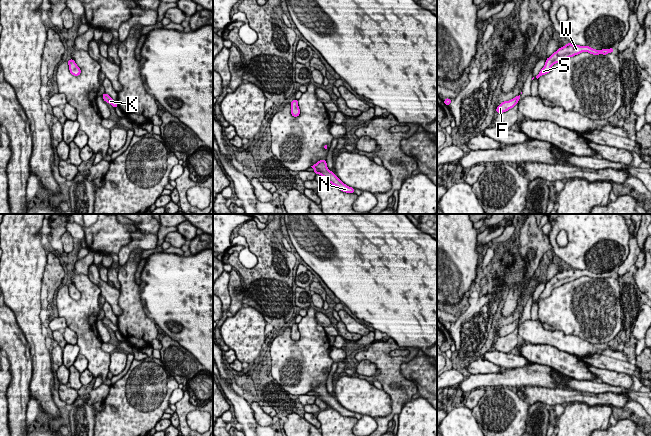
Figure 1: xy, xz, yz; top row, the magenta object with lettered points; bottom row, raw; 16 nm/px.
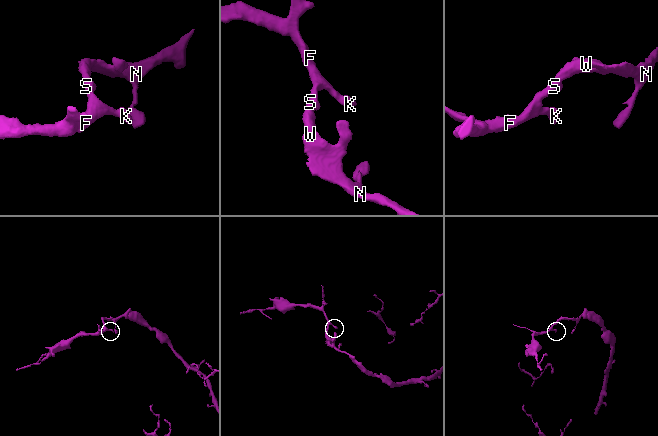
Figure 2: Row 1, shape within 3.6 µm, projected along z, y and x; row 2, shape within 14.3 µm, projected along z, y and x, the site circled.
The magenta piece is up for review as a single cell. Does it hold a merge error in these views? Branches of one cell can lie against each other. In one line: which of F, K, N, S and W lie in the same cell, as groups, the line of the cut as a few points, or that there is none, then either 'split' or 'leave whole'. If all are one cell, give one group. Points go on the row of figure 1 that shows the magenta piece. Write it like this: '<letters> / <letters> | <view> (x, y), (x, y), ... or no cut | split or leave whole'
F K N S W | no cut | leave whole

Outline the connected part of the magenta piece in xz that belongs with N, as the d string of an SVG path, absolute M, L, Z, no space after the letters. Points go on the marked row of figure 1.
M319 160L316 164L311 166L315 170L315 174L320 174L325 178L327 182L330 182L332 185L338 187L341 191L346 193L354 193L355 189L344 184L332 171L327 167L326 160Z

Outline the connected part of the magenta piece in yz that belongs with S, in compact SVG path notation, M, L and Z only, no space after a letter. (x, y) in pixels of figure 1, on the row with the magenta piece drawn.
M567 43L565 46L563 46L562 48L559 48L549 58L546 59L544 67L541 69L541 71L535 77L535 79L538 80L540 76L549 73L551 70L551 67L554 64L559 63L563 61L564 59L568 59L570 57L578 55L582 52L588 52L593 55L599 55L599 54L606 55L608 53L612 53L613 51L614 51L613 48L596 50L589 46L580 46L580 45L573 45L571 43Z

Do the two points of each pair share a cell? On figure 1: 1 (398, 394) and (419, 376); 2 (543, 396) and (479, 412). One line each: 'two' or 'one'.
1: two
2: two

